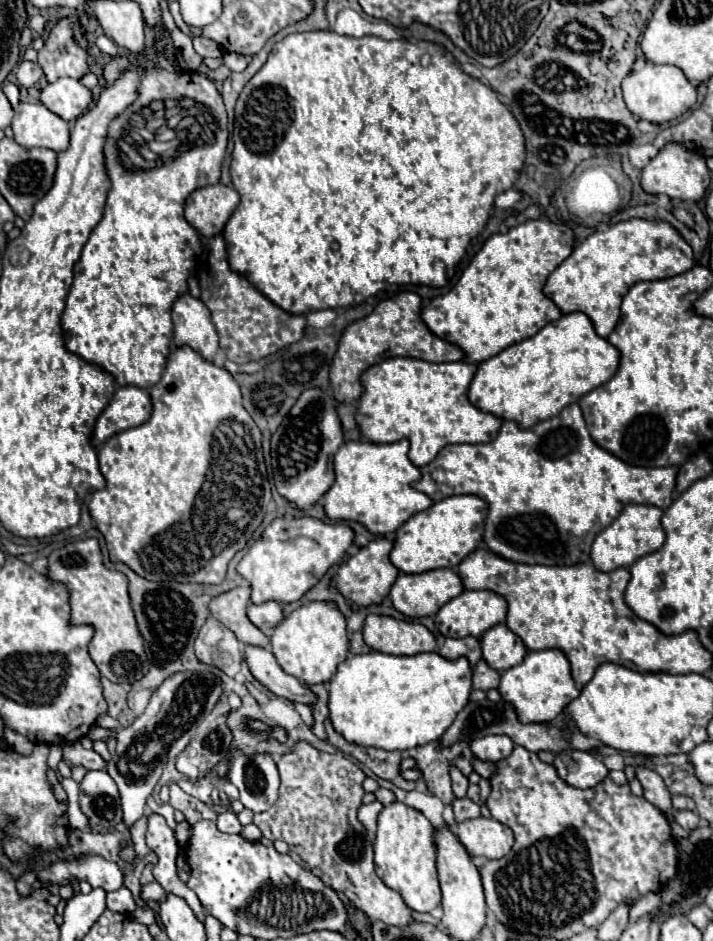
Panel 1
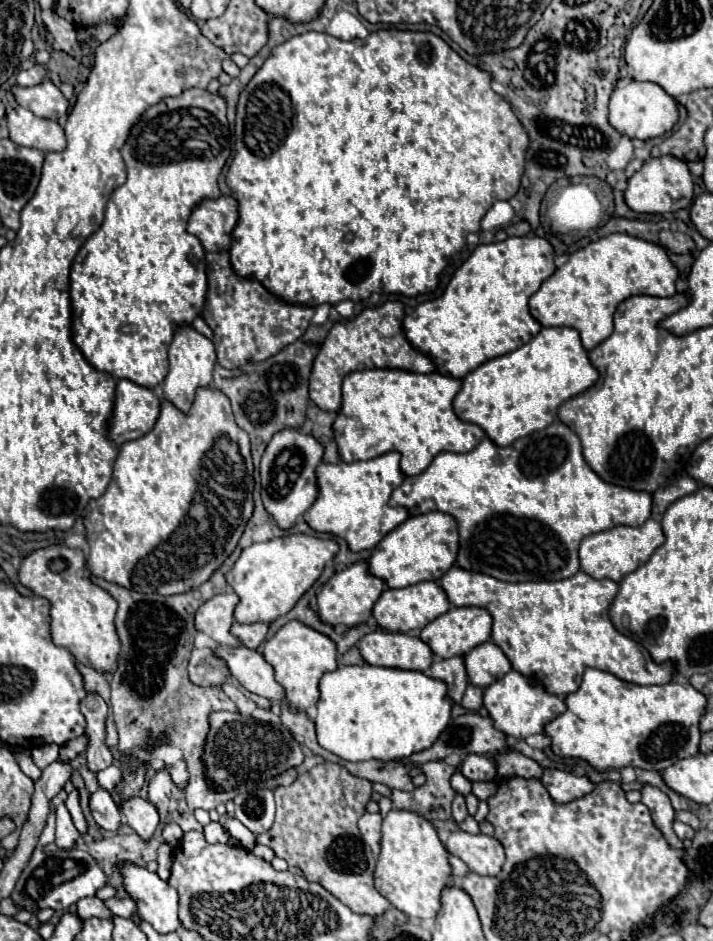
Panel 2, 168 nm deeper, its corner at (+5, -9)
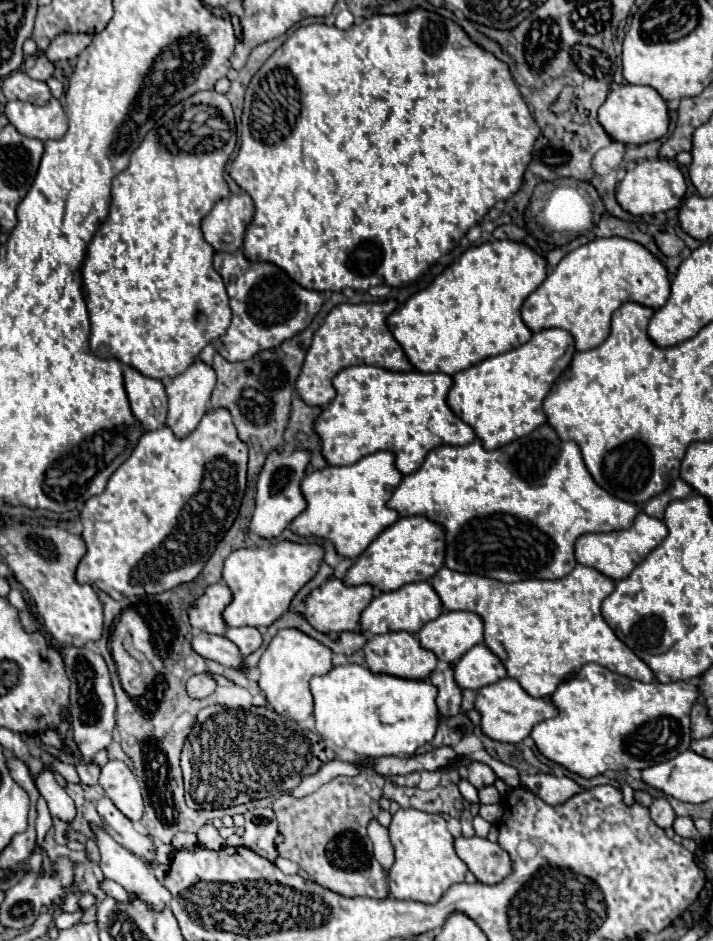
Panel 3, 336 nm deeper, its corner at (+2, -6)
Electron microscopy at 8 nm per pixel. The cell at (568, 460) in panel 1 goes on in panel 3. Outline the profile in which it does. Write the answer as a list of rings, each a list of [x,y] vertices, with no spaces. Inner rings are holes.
[[[543,424],[537,430],[533,430],[529,436],[519,438],[519,440],[515,440],[507,446],[495,448],[495,450],[485,450],[481,440],[473,440],[467,446],[447,446],[445,444],[445,446],[431,450],[417,472],[403,476],[401,484],[395,488],[387,506],[395,508],[401,516],[415,516],[417,514],[417,516],[425,516],[425,518],[445,526],[445,530],[447,530],[445,566],[447,568],[457,570],[457,572],[471,572],[471,574],[495,578],[501,582],[519,582],[519,580],[527,580],[527,578],[545,578],[545,580],[563,578],[577,566],[573,548],[575,548],[575,542],[579,536],[583,536],[587,532],[613,532],[613,530],[631,528],[635,516],[639,514],[637,504],[627,504],[625,500],[619,500],[617,496],[611,496],[607,490],[599,488],[599,484],[595,484],[595,480],[591,480],[591,474],[587,472],[587,466],[583,464],[583,456],[579,452],[579,446],[573,440],[559,440],[559,436],[555,436],[555,428],[551,428],[549,424]]]

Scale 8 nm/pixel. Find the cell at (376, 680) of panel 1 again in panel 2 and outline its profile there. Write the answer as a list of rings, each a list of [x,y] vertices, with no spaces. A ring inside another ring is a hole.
[[[338,663],[336,671],[324,673],[320,679],[320,701],[316,717],[318,743],[330,753],[346,761],[392,761],[410,757],[412,753],[428,749],[438,735],[450,723],[452,701],[446,695],[446,683],[432,679],[420,671],[386,669],[374,665],[343,665]]]

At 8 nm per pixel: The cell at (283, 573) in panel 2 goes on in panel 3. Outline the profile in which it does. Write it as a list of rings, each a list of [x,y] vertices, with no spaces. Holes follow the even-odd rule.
[[[289,540],[231,552],[223,566],[223,580],[233,592],[233,602],[223,612],[227,626],[271,626],[287,612],[295,594],[317,574],[323,556],[325,550],[321,544],[299,544]]]

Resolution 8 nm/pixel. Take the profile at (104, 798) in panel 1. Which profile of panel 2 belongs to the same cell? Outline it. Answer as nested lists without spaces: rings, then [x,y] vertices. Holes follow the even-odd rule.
[[[98,789],[96,793],[90,795],[90,811],[98,827],[106,831],[118,831],[122,821],[120,821],[120,809],[114,803],[112,795],[104,789]]]

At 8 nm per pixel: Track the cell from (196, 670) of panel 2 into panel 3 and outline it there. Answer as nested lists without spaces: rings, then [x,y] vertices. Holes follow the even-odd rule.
[[[209,672],[195,674],[187,682],[187,692],[191,698],[207,698],[209,694],[215,692],[215,688],[217,688],[217,682]]]

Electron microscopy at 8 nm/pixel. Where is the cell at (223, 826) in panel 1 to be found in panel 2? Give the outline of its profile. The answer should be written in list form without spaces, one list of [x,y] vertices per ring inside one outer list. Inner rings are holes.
[[[208,823],[204,827],[204,837],[208,843],[226,843],[226,835],[220,823]]]

